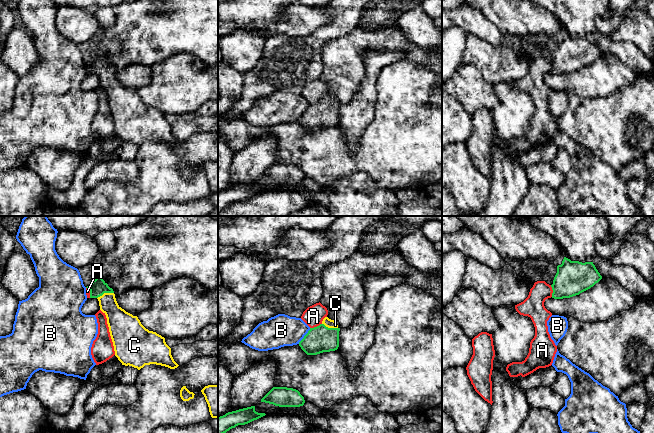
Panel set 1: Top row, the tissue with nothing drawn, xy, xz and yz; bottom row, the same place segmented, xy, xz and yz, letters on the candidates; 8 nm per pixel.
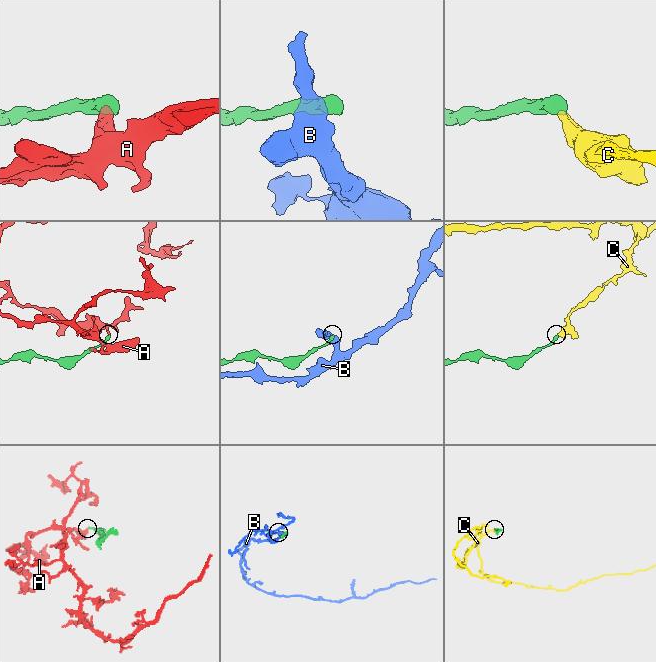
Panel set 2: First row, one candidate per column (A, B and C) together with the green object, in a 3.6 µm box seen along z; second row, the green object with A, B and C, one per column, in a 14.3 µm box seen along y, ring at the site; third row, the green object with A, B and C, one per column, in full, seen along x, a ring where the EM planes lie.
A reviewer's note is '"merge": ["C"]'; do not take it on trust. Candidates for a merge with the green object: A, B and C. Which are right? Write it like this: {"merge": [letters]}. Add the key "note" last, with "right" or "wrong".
{"merge": ["C"], "note": "right"}

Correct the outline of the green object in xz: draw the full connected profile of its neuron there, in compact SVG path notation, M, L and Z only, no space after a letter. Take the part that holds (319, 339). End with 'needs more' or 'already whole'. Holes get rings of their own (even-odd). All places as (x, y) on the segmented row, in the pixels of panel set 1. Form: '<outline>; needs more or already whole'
M325 317L319 326L310 328L299 346L307 355L335 351L339 347L339 331L337 323Z; needs more

